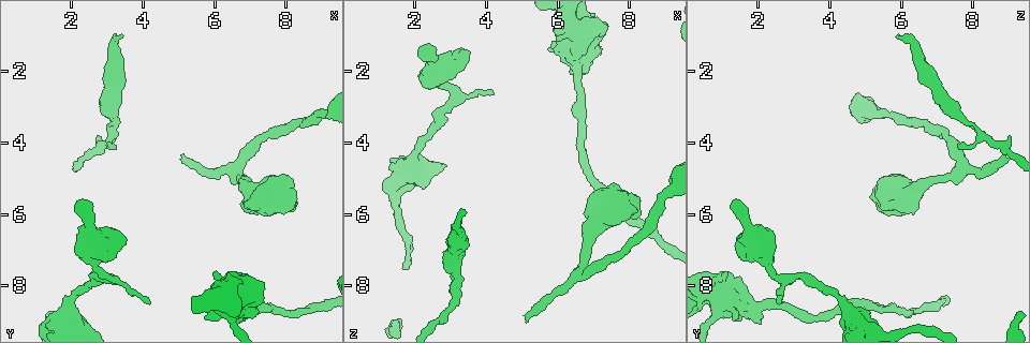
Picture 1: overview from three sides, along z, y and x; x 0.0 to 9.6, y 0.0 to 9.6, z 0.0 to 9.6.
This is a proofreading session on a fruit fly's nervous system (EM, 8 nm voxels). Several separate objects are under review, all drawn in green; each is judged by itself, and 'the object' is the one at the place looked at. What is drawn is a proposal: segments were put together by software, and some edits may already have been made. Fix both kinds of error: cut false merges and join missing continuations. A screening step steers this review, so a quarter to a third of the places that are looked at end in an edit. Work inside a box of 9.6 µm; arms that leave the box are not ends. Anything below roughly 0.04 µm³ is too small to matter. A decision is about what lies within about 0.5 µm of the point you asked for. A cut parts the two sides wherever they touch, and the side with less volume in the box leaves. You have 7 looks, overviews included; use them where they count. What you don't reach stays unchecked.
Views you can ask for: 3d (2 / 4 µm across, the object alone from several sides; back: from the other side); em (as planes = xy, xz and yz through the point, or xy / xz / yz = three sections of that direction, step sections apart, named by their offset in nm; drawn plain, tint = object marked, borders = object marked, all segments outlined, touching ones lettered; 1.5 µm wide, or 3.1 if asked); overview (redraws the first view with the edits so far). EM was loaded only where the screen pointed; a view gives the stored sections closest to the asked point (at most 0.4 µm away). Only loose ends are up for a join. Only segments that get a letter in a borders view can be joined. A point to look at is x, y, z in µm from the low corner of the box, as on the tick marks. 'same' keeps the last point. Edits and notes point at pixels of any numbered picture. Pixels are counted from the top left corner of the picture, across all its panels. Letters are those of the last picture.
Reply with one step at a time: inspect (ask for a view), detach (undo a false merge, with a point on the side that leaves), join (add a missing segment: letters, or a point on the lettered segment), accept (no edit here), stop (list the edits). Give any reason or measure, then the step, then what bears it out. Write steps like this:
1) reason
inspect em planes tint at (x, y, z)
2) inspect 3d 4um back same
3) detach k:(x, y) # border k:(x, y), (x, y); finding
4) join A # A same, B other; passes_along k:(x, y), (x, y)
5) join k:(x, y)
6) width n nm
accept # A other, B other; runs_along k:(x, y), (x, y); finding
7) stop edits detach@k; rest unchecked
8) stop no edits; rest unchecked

an open end
inspect em planes borders at (5.80, 8.95, 1.30)

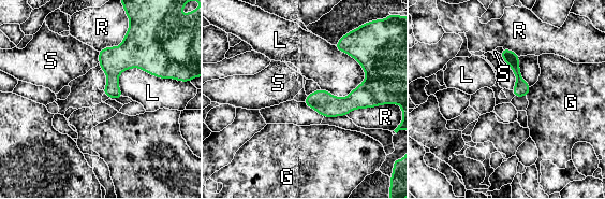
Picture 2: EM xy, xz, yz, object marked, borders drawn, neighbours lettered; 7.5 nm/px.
longest_contact L 400 nm
accept # G other, L other, R other, S other; runs_along 2:(504, 51), (515, 66), (524, 94); none of them fits

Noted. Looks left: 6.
free end
inspect 3d 2um back at (4.15, 8.50, 2.55)

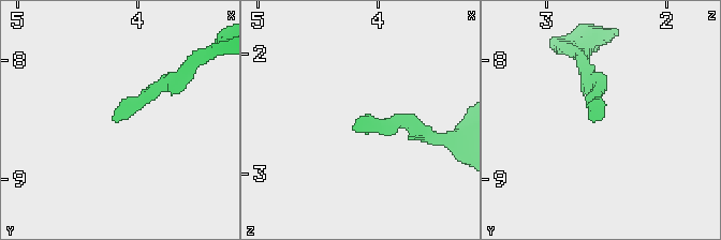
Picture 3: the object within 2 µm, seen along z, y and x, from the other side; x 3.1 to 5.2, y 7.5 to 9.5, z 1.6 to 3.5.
inspect em yz step 4 tint at (4.20, 8.54, 2.62)

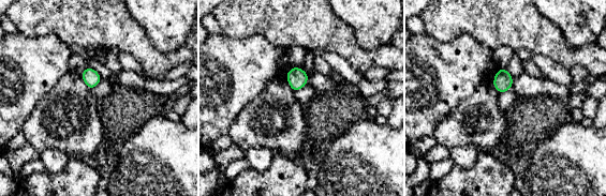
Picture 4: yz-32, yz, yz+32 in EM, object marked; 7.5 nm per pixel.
inspect em planes borders same

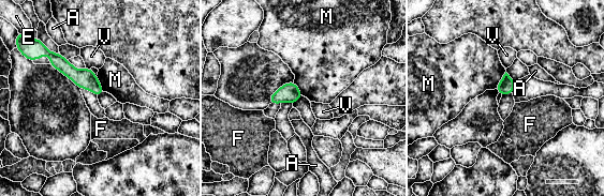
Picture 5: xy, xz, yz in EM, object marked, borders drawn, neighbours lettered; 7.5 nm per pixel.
longest_contact M 160 nm
accept # A other, E other, F other, M other, V other; border 5:(505, 71), (495, 88); none of them fits

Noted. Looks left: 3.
free end
inspect 3d 2um at (3.40, 1.05, 5.95)

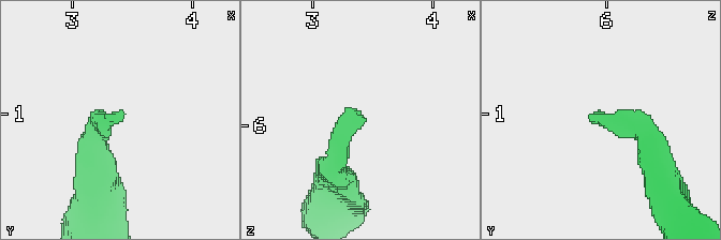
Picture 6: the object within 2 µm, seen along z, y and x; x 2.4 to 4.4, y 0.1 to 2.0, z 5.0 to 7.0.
inspect em planes plain at (3.44, 1.00, 5.92)

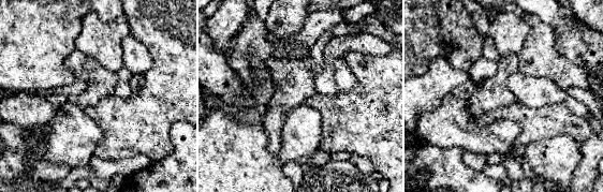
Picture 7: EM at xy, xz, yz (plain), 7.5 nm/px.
inspect em planes borders same

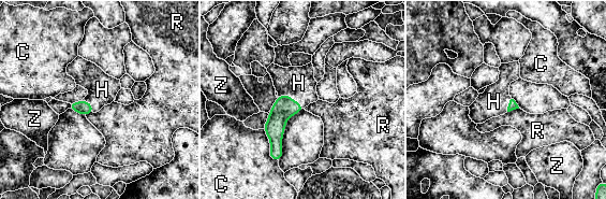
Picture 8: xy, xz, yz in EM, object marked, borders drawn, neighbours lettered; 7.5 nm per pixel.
join H # C other, H same, R other, Z other; passes_along 8:(284, 107), (290, 97), (298, 83); the cell continues

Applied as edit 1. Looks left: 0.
stop edits join@8; rest unchecked

